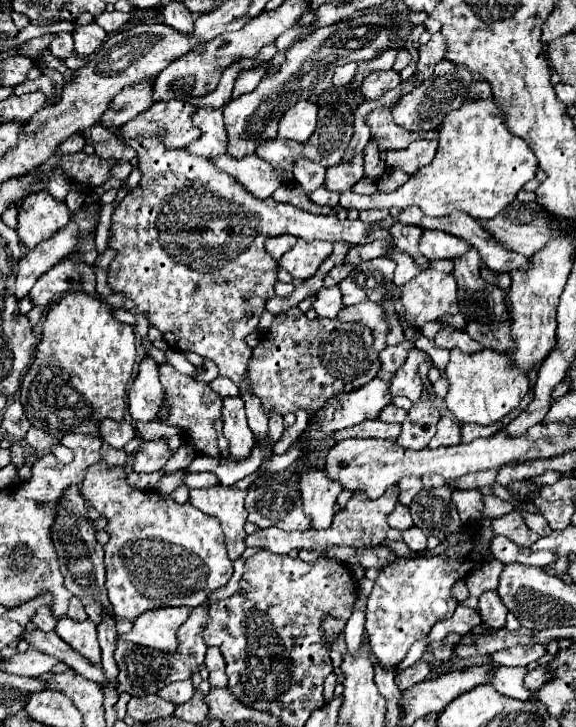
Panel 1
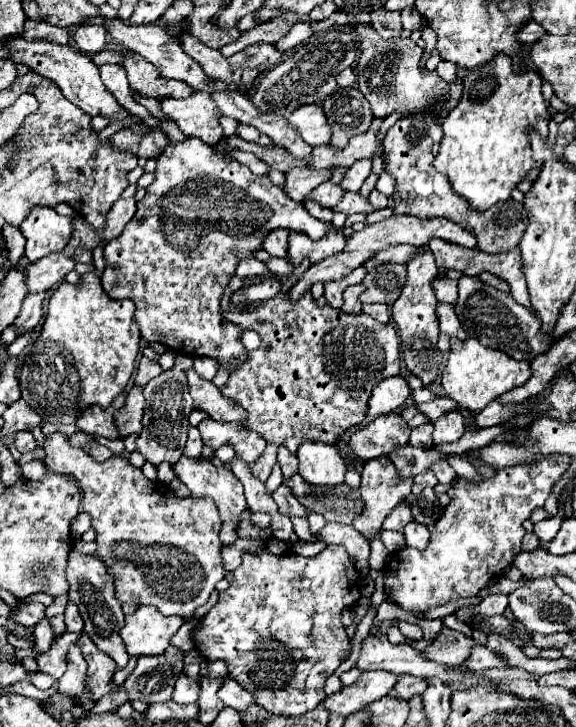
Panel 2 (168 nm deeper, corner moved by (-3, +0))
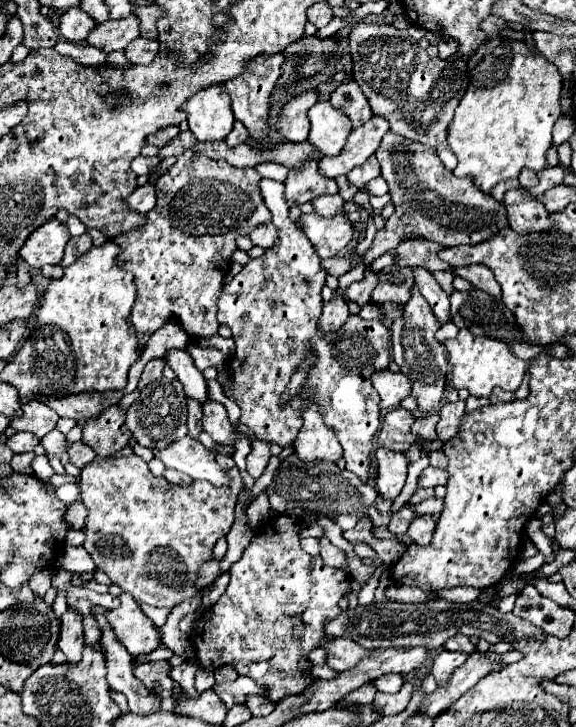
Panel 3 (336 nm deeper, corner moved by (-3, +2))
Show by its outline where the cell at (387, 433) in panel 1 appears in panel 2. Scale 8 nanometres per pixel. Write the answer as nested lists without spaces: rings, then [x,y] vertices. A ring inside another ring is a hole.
[[[389,413],[357,429],[349,437],[349,451],[359,459],[369,461],[393,451],[397,445],[405,445],[409,441],[409,435],[409,425],[401,421],[397,413]]]

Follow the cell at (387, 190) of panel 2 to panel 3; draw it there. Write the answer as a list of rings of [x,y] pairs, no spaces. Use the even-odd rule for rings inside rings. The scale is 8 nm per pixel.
[[[375,177],[375,179],[371,179],[367,185],[363,185],[361,189],[363,189],[367,195],[385,195],[385,193],[387,193],[387,183],[385,183],[383,177]]]

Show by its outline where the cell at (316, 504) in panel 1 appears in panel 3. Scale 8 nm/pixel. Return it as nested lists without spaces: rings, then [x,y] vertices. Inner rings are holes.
[[[311,403],[311,407],[307,407],[301,417],[303,427],[295,439],[295,453],[303,461],[325,459],[337,463],[343,457],[343,449],[333,431],[323,423],[321,407],[317,407],[317,403]]]

